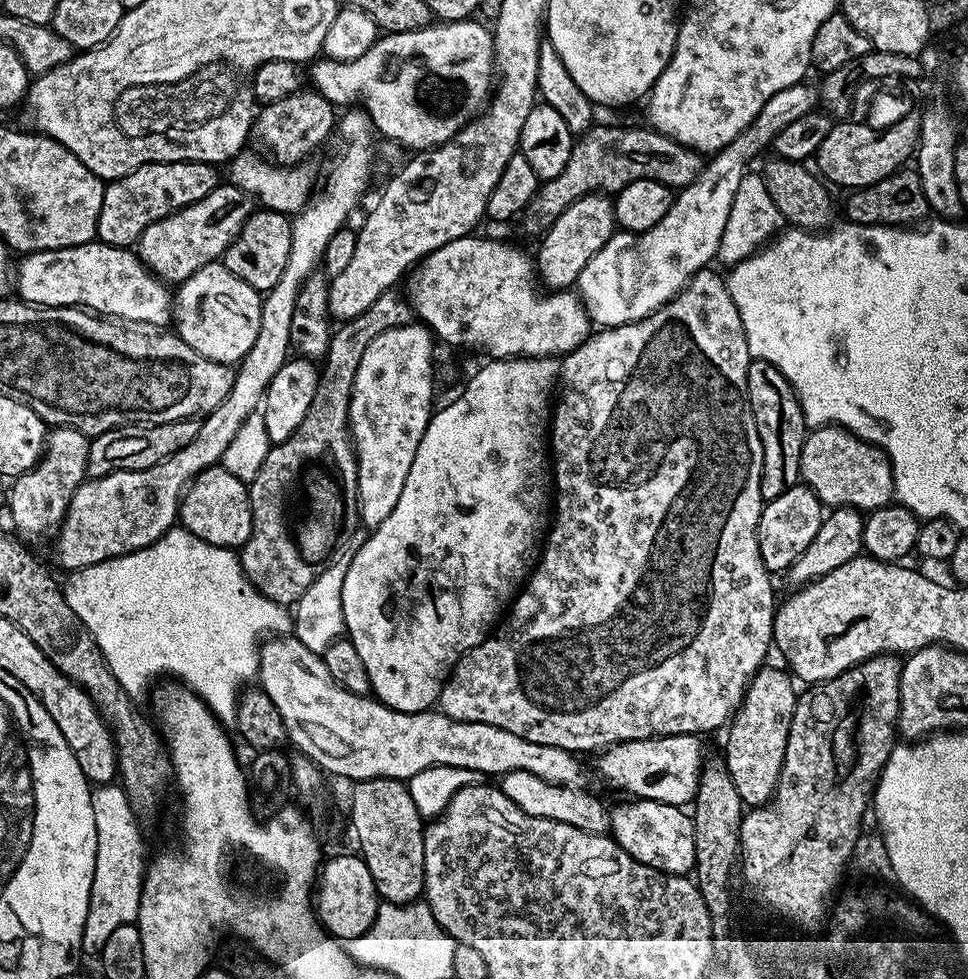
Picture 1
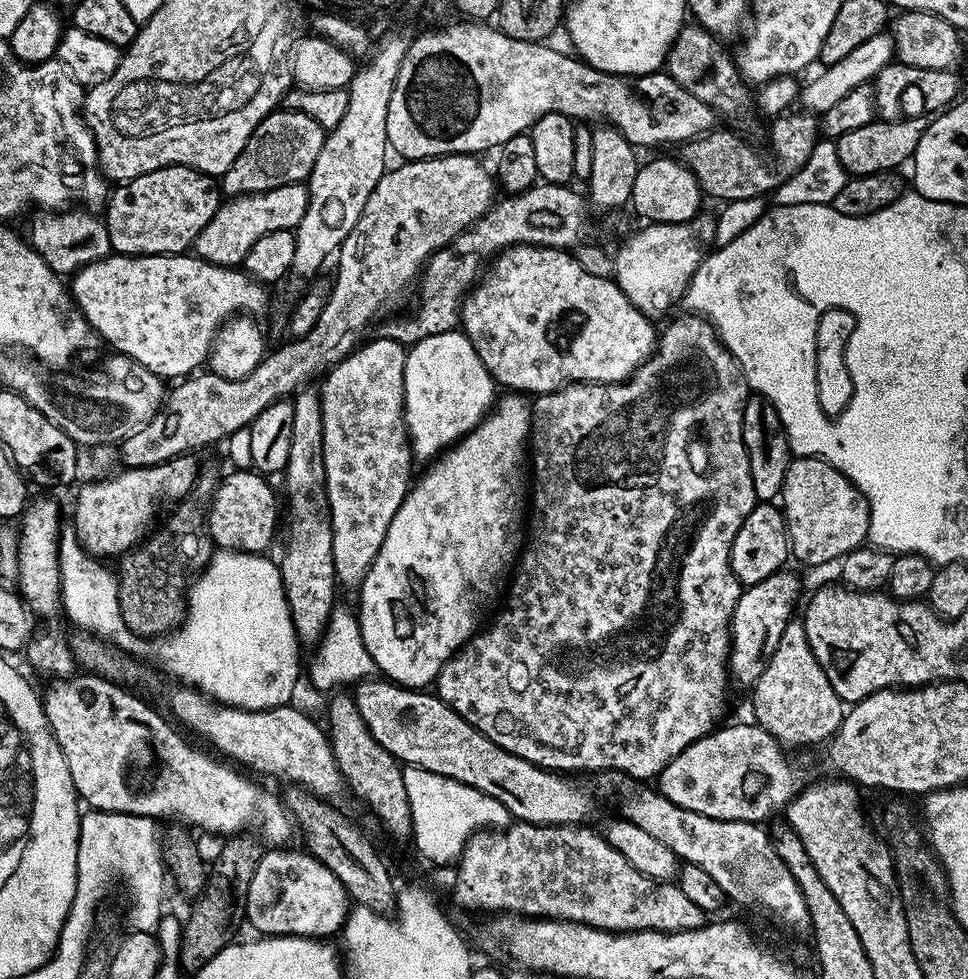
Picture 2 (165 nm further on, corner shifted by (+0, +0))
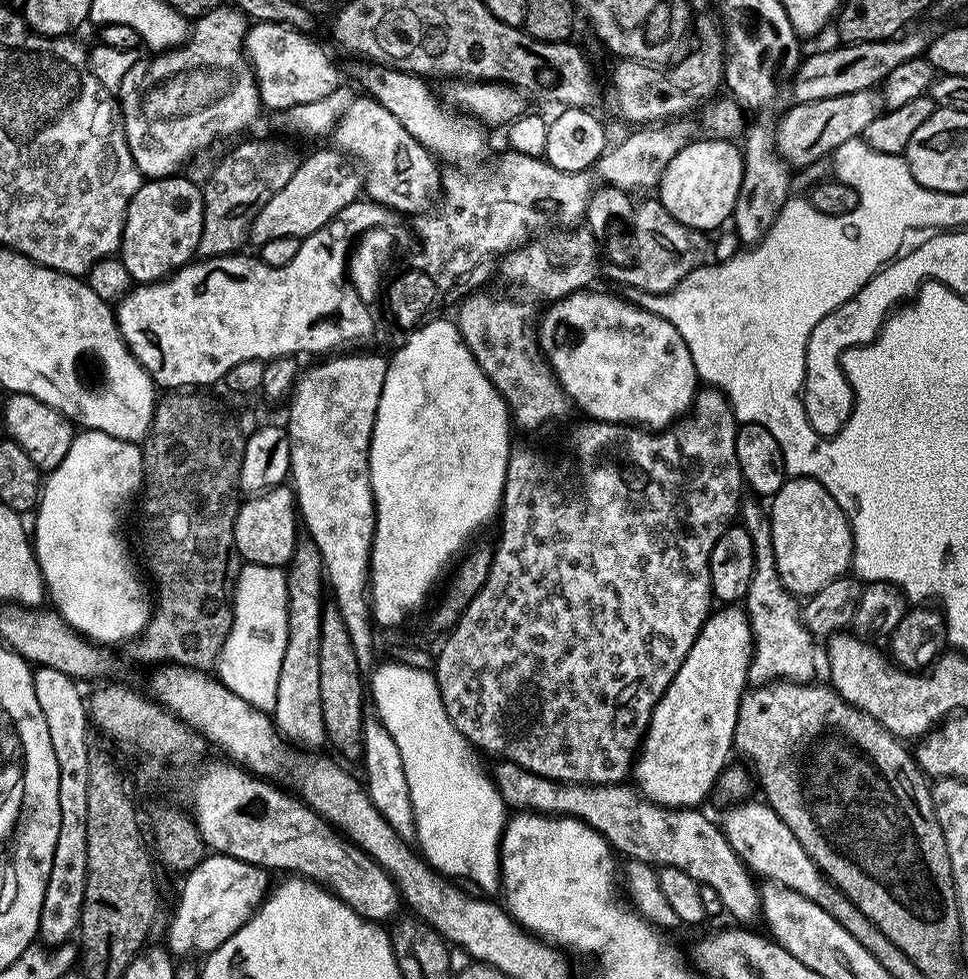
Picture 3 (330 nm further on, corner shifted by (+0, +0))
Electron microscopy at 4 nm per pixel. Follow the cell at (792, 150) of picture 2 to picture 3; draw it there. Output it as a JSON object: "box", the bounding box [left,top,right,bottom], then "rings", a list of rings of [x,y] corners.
{"box":[775,88,882,170],"rings":[[[867,88],[854,94],[838,94],[838,98],[822,98],[814,102],[796,102],[793,108],[775,125],[776,143],[780,157],[793,169],[801,170],[811,164],[831,157],[842,142],[861,139],[866,125],[882,111],[882,96],[879,91]]]}

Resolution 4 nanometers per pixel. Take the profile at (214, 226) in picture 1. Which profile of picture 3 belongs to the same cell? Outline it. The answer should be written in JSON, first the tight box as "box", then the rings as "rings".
{"box":[248,147,361,245],"rings":[[[327,147],[305,155],[298,170],[294,170],[294,178],[290,178],[290,182],[258,210],[248,232],[248,240],[254,242],[253,245],[271,242],[273,238],[303,238],[314,234],[314,230],[326,226],[326,222],[333,220],[343,208],[361,199],[361,169],[343,152]]]}

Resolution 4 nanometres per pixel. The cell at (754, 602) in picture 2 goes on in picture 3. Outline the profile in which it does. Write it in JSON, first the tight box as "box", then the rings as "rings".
{"box":[634,606,752,808],"rings":[[[740,606],[717,607],[700,627],[694,646],[690,646],[678,674],[674,674],[670,686],[654,706],[634,757],[634,784],[645,800],[652,800],[663,808],[696,808],[711,792],[713,795],[721,772],[729,767],[728,755],[734,752],[738,706],[746,691],[751,661],[752,627],[748,613]]]}

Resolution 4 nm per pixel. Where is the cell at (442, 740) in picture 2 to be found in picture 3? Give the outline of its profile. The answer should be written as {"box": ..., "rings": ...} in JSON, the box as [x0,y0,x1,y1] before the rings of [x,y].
{"box":[490,759,761,925],"rings":[[[501,759],[496,769],[491,769],[490,775],[496,788],[500,792],[505,805],[512,810],[527,810],[543,812],[546,816],[572,816],[575,820],[586,822],[594,830],[598,830],[621,857],[641,860],[647,864],[677,868],[682,874],[690,874],[697,884],[710,886],[715,890],[722,902],[724,912],[732,915],[733,921],[741,925],[751,925],[751,920],[761,915],[760,888],[754,879],[753,873],[740,861],[740,856],[730,846],[724,837],[724,829],[708,816],[703,816],[696,808],[663,808],[652,800],[645,800],[635,787],[627,783],[618,784],[565,784],[559,780],[551,780],[545,776],[534,774],[510,760]]]}

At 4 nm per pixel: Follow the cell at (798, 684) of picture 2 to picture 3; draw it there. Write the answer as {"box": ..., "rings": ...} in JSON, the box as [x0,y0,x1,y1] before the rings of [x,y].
{"box":[738,499,816,684],"rings":[[[745,499],[738,509],[742,527],[754,542],[754,572],[742,607],[752,627],[752,661],[748,667],[748,684],[771,684],[774,680],[808,682],[816,672],[814,637],[804,625],[802,604],[786,590],[774,559],[773,530],[769,513],[756,500]]]}

